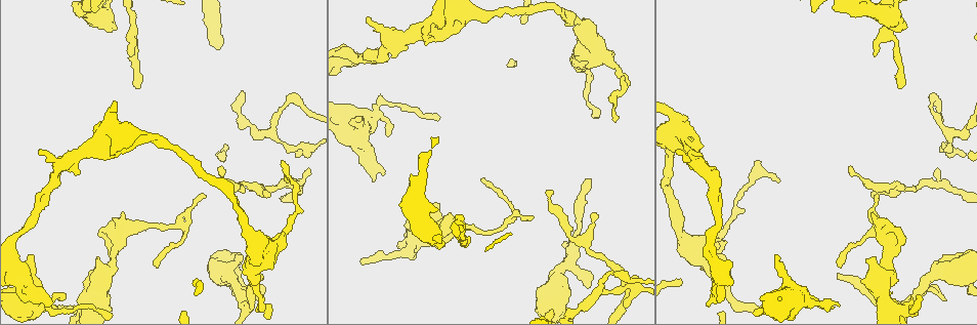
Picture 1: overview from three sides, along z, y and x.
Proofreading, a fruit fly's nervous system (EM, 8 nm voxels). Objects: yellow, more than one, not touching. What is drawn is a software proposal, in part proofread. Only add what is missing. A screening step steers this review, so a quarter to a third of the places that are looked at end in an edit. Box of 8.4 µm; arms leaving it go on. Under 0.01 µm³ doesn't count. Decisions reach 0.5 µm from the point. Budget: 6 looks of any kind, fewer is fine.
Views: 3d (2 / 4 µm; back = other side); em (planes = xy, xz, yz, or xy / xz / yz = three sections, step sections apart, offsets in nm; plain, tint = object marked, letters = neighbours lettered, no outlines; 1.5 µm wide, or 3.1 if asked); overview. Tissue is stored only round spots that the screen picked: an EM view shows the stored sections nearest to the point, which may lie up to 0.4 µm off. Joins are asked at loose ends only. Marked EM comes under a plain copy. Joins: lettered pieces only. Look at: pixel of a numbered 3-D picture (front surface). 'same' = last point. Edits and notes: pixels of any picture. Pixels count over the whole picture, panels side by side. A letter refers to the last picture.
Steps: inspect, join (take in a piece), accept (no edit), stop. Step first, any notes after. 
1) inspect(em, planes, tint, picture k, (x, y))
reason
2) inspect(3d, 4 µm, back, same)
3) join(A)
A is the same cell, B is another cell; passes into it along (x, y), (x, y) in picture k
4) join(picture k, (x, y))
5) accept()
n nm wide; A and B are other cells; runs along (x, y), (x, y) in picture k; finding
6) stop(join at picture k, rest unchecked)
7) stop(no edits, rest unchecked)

inspect(3d, 2 µm, picture 1, (297, 156))
tapers out

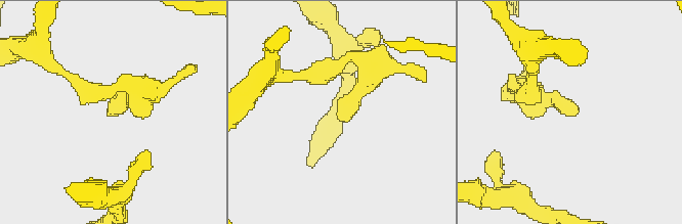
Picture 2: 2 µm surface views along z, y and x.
inspect(em, planes, tint, picture 2, (573, 114))
now the EM

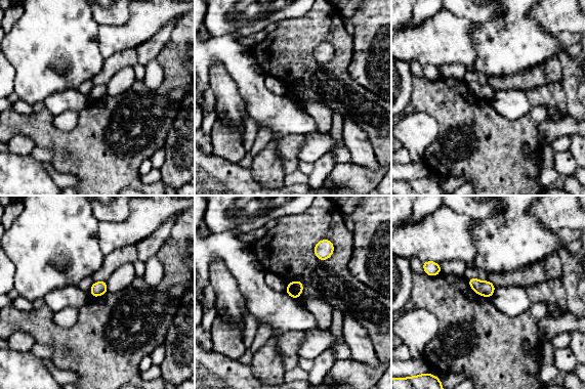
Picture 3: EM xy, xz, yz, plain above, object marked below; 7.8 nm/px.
inspect(em, planes, letters, same)
what lies round it

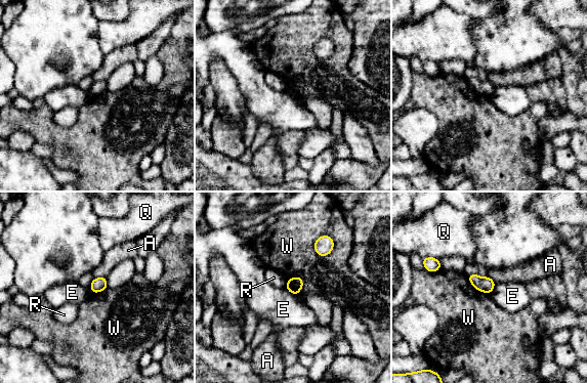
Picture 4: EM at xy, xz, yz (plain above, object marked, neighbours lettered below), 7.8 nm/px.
accept()
A, E, Q, R and W are other cells; border along (329, 235), (333, 249), (321, 257) in picture 4; none of them fits

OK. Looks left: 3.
inspect(em, planes, letters, picture 1, (585, 180))
thin end

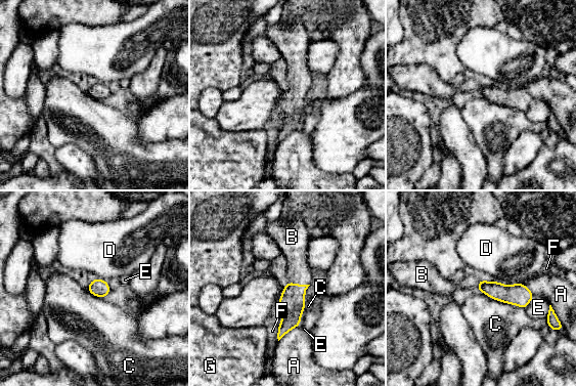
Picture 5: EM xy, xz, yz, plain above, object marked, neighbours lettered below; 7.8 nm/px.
join(B)
140 nm wide; B is the same cell, A, C, D, E, F and G are other cells; passes into it along (292, 302), (298, 285), (298, 271) in picture 5; it goes on there

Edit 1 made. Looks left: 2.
stop(join at picture 5, rest unchecked)

